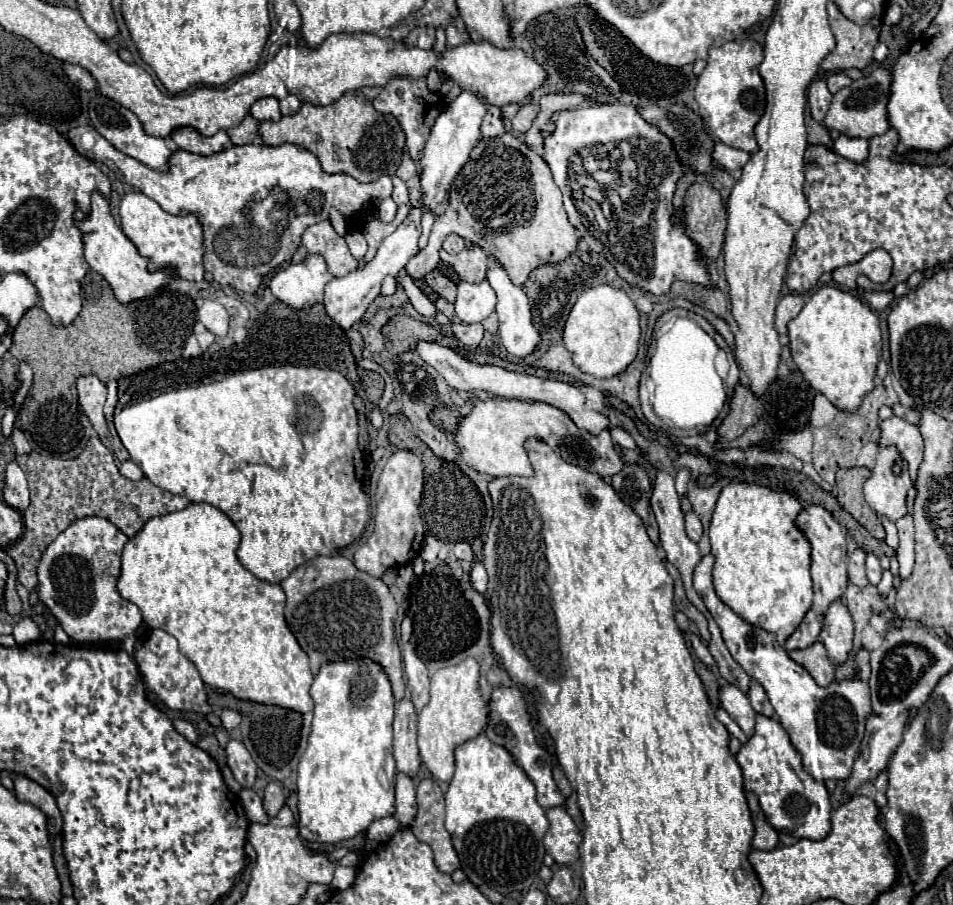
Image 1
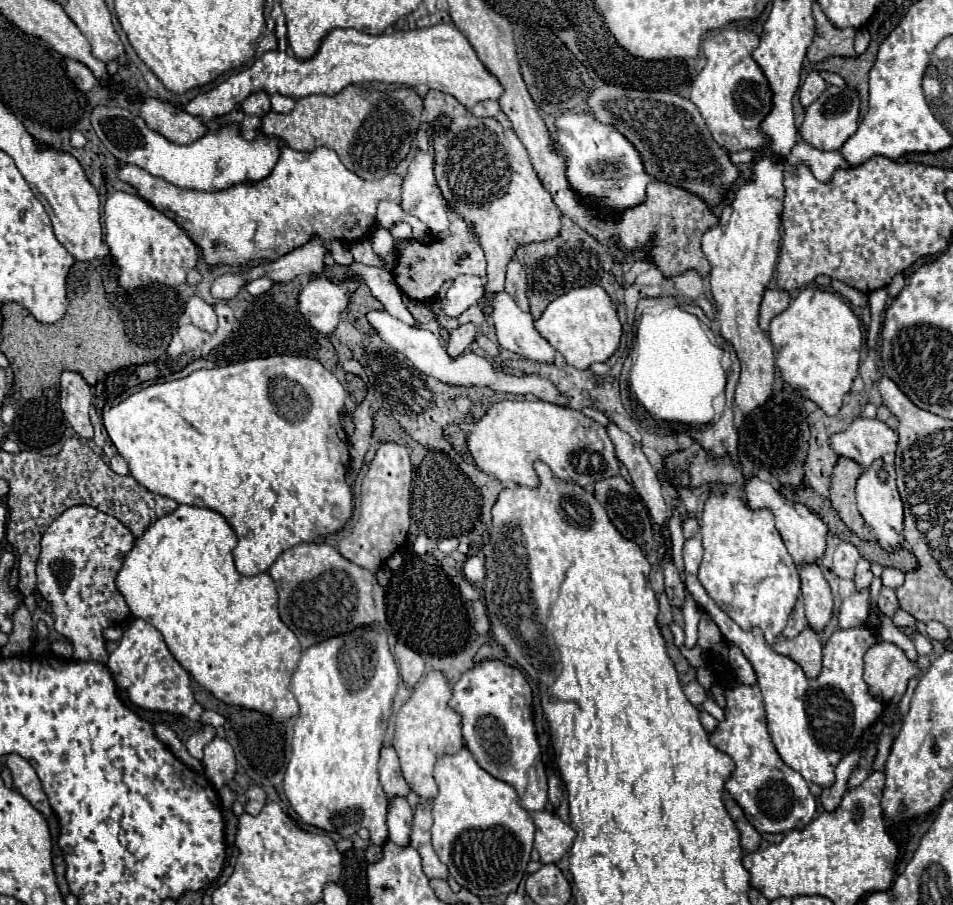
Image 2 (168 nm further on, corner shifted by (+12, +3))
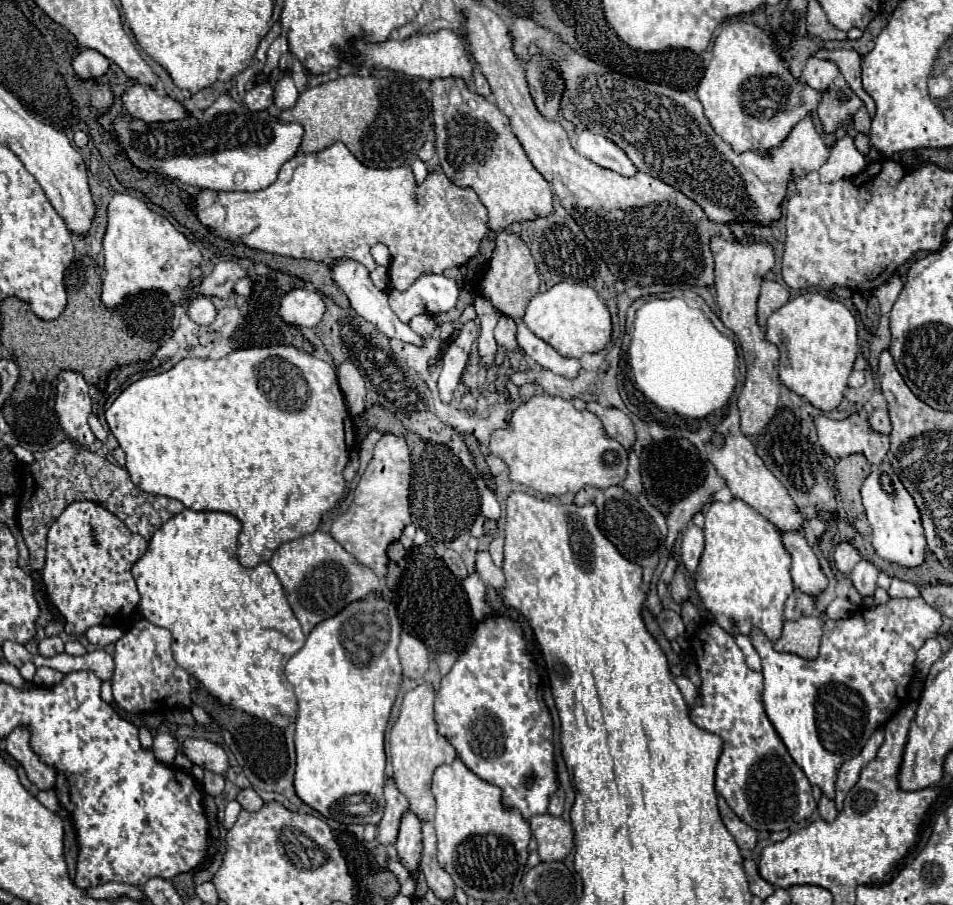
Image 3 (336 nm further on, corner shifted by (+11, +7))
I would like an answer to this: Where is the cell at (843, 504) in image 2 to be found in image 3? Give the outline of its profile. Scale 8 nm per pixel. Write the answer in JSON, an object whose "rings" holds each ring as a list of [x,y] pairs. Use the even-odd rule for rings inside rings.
{"rings":[[[850,454],[846,458],[842,458],[836,468],[836,482],[838,482],[838,492],[842,496],[844,502],[844,510],[848,514],[848,520],[854,524],[854,528],[866,536],[870,534],[870,524],[864,516],[864,506],[860,500],[860,486],[868,476],[868,460],[862,454]]]}

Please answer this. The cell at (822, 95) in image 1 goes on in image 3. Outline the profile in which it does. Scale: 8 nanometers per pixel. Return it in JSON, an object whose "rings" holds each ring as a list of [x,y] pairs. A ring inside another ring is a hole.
{"rings":[[[810,58],[802,70],[804,82],[814,90],[826,90],[838,74],[840,70],[836,68],[836,62],[820,60],[820,58]]]}

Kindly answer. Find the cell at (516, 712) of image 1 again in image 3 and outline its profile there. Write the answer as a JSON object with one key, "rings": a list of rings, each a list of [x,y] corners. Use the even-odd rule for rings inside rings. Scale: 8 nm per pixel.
{"rings":[[[488,616],[478,622],[452,670],[440,680],[434,702],[434,720],[438,732],[454,746],[458,758],[476,776],[502,790],[502,804],[506,810],[516,808],[524,820],[548,810],[548,800],[558,788],[552,742],[554,722],[544,704],[540,676],[526,650],[526,638],[518,620],[510,616]]]}

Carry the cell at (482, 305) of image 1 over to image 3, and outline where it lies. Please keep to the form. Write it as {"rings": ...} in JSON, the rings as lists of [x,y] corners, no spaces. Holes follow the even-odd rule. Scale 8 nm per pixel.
{"rings":[[[424,274],[416,284],[408,286],[404,292],[390,288],[388,290],[388,302],[390,308],[396,312],[396,316],[408,324],[414,314],[426,314],[436,316],[440,312],[448,312],[456,306],[458,298],[458,286],[454,280],[446,278],[444,274]]]}

